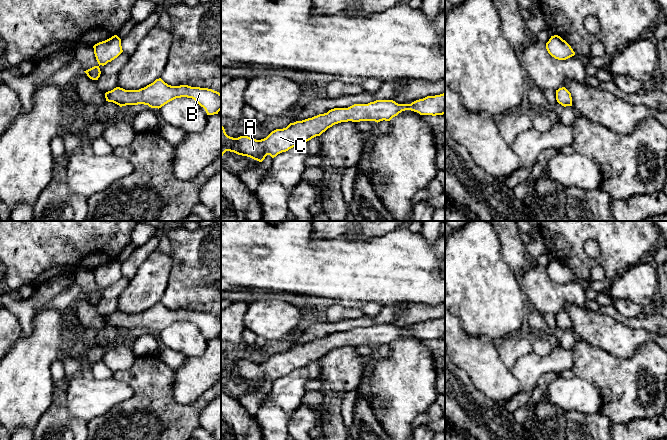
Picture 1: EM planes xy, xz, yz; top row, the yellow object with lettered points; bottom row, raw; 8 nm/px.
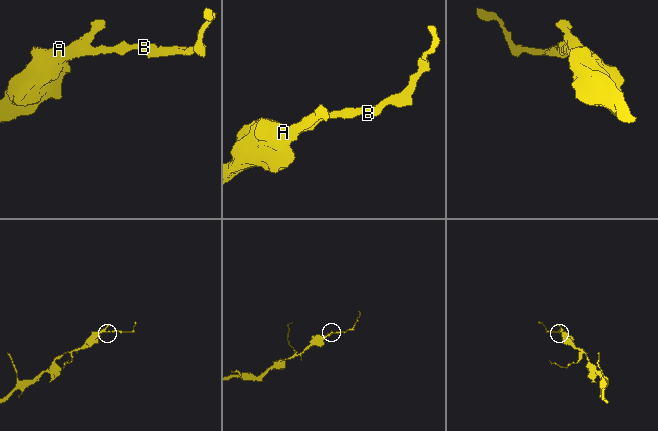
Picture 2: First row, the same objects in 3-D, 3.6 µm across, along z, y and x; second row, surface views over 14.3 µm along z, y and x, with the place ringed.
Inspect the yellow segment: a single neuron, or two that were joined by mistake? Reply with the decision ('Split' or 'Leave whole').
Leave whole

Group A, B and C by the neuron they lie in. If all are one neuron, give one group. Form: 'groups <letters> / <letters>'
groups A B C

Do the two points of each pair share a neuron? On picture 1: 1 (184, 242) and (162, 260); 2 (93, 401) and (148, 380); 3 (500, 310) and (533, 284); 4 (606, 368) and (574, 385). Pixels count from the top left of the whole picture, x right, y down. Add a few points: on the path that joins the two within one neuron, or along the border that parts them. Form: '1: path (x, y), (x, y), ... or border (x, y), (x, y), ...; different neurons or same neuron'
1: border (171, 255), (171, 271), (168, 278); different neurons
2: border (112, 377), (132, 390), (129, 398), (116, 405); different neurons
3: border (518, 278), (523, 290); different neurons
4: border (575, 376), (593, 383), (602, 395); different neurons

